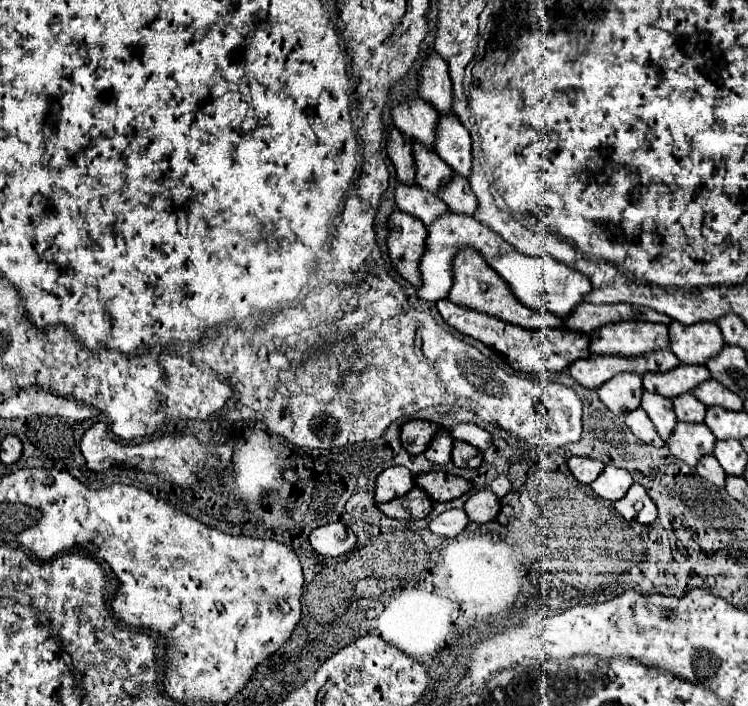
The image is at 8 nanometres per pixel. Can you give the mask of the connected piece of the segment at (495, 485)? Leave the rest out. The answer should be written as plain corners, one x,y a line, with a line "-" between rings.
497,476
495,480
491,480
489,488
501,498
501,496
505,496
505,494
511,490
511,482
509,482
505,476

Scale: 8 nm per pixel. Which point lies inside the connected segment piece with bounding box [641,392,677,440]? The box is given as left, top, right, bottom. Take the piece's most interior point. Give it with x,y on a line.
660,410

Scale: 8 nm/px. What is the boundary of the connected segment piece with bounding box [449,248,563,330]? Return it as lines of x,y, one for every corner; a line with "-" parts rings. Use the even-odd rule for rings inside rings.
465,248
461,250
455,260
453,260
453,288
449,292
449,300
457,306
465,306
471,310
479,310
483,314
501,318
503,322
511,322
515,326
523,326
527,330
539,330
539,328
563,328
563,320
559,316
553,316
551,312
539,312
533,308
523,306
515,294
511,292
511,288
505,284
503,278
497,276
497,272
493,268
487,266
487,262
479,256
479,252

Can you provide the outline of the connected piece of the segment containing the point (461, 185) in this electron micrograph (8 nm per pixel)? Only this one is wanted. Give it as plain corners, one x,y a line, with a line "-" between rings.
453,176
451,184
447,184
447,188
439,192
439,198
449,206
451,212
467,216
475,216
477,212
477,196
471,192
469,182
459,176

